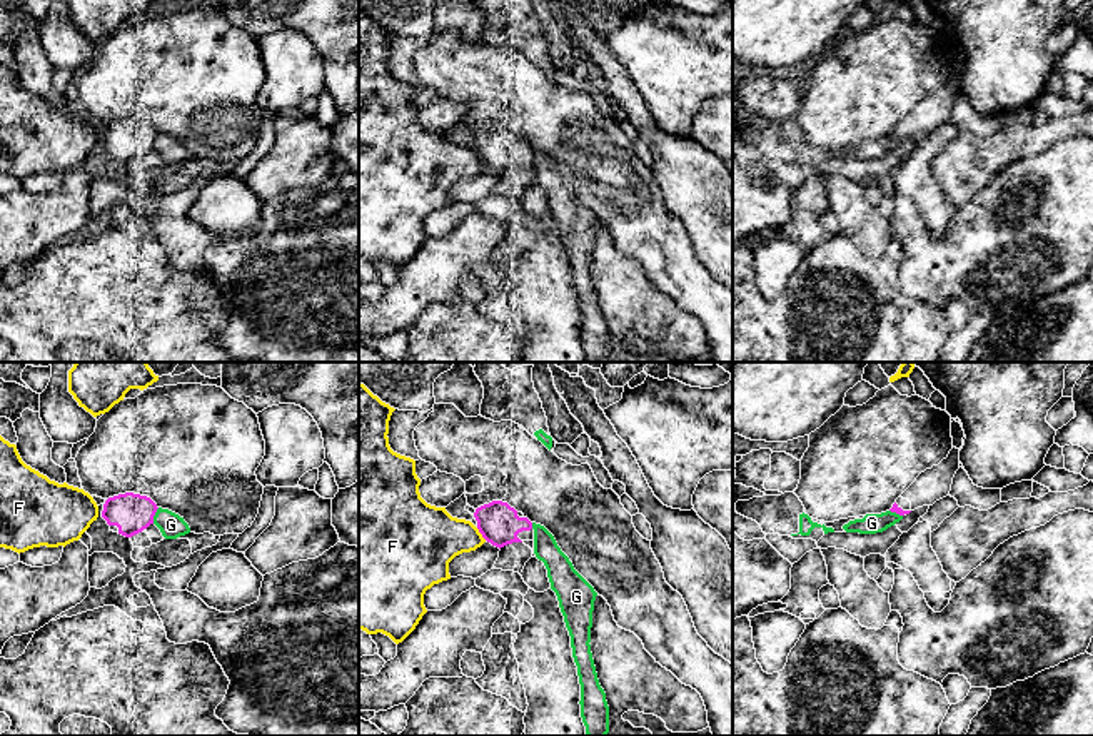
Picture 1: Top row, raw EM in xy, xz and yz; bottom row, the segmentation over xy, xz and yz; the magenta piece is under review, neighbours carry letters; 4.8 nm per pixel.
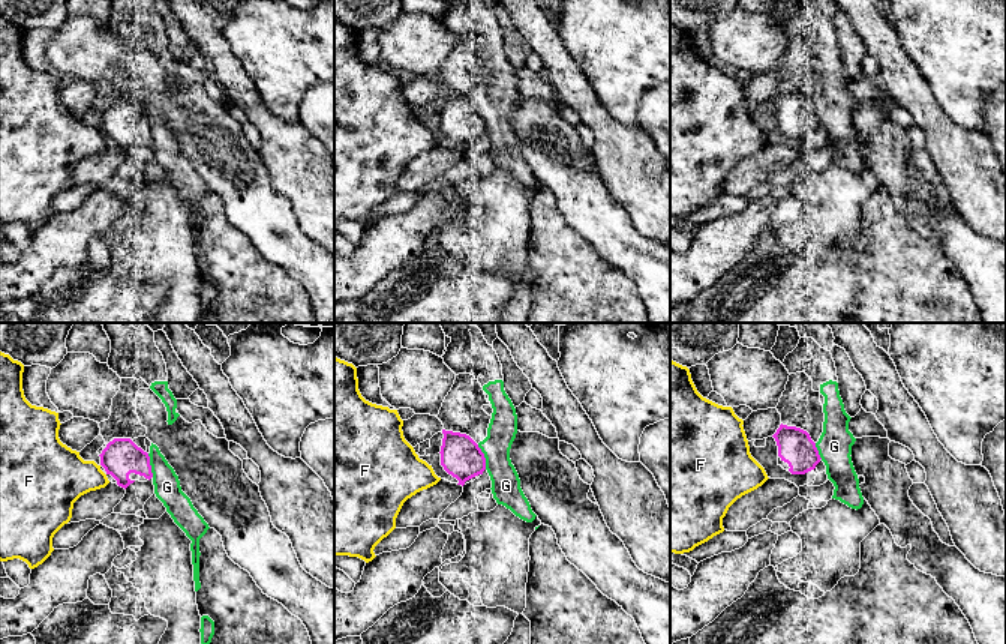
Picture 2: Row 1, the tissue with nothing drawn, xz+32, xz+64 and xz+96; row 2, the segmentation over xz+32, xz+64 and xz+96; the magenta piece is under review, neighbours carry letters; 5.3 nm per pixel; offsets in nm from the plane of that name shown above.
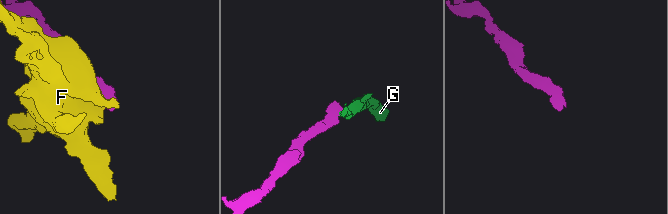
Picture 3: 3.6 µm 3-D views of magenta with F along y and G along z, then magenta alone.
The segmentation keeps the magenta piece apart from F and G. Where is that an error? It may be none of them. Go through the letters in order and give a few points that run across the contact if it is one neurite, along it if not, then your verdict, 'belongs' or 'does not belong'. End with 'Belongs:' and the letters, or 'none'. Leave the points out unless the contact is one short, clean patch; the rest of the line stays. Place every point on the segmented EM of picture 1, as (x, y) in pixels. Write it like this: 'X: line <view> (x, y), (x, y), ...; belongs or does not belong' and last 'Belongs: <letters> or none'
F: does not belong
G: does not belong
Belongs: none

